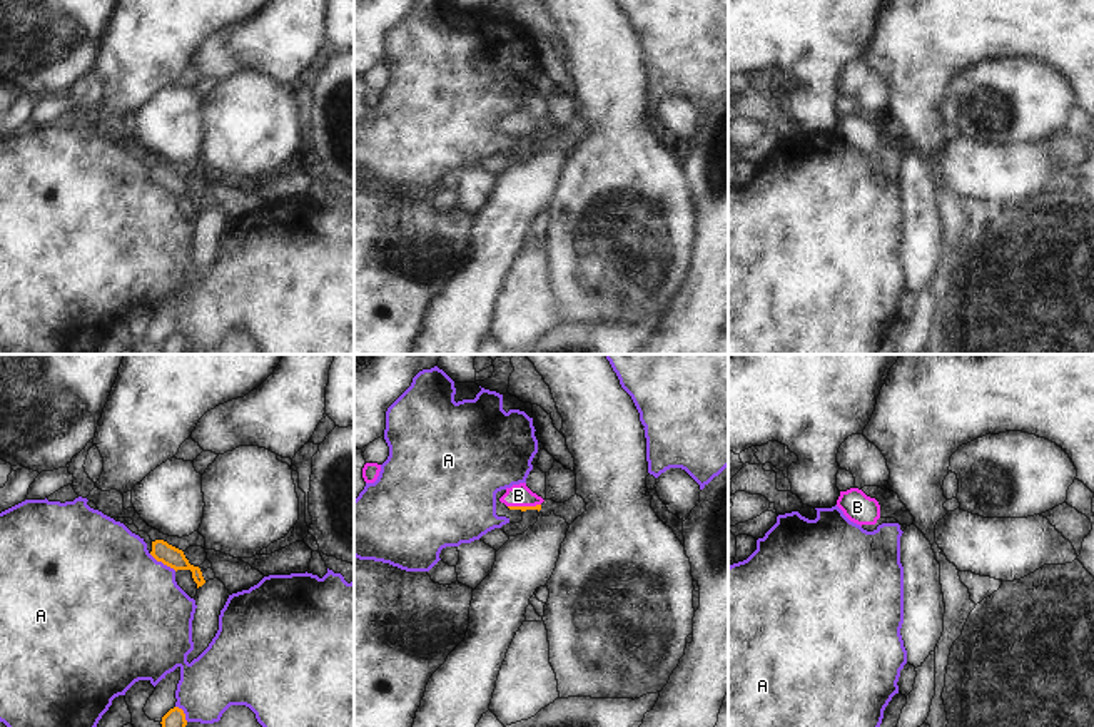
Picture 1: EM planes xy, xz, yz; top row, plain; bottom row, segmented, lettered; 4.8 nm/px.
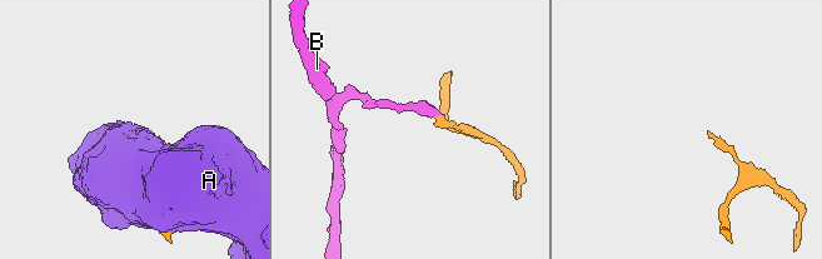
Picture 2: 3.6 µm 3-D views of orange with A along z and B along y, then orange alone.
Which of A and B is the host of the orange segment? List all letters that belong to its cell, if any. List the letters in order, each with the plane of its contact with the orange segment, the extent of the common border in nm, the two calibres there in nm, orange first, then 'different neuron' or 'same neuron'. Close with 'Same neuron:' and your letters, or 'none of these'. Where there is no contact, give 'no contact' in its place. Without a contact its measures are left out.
A: contact in xy; length 160 nm; calibres 100 and 480 nm; different neuron
B: contact in xz; length 160 nm; calibres 30 and 110 nm; same neuron
Same neuron: B

